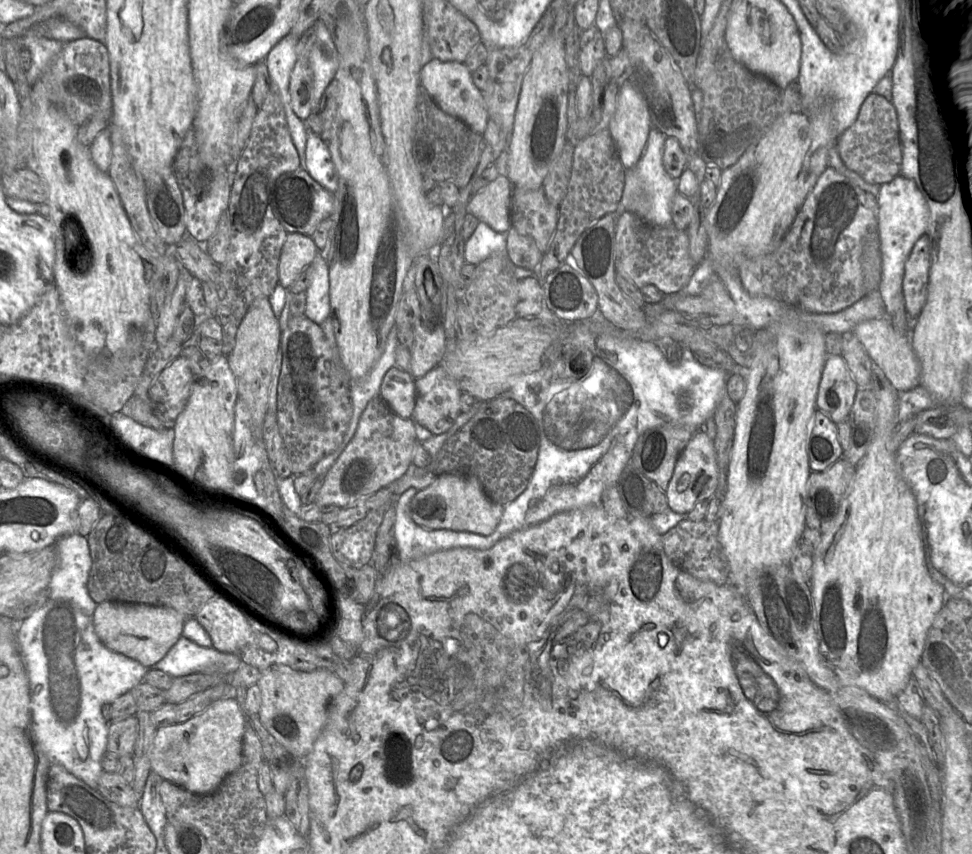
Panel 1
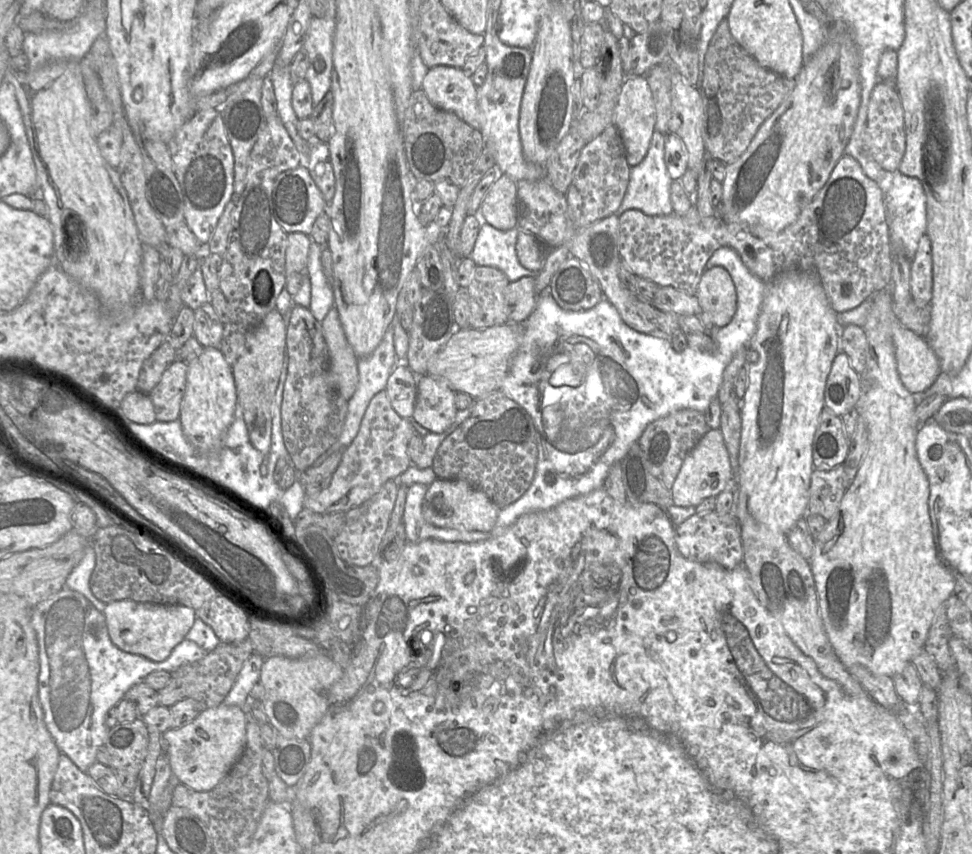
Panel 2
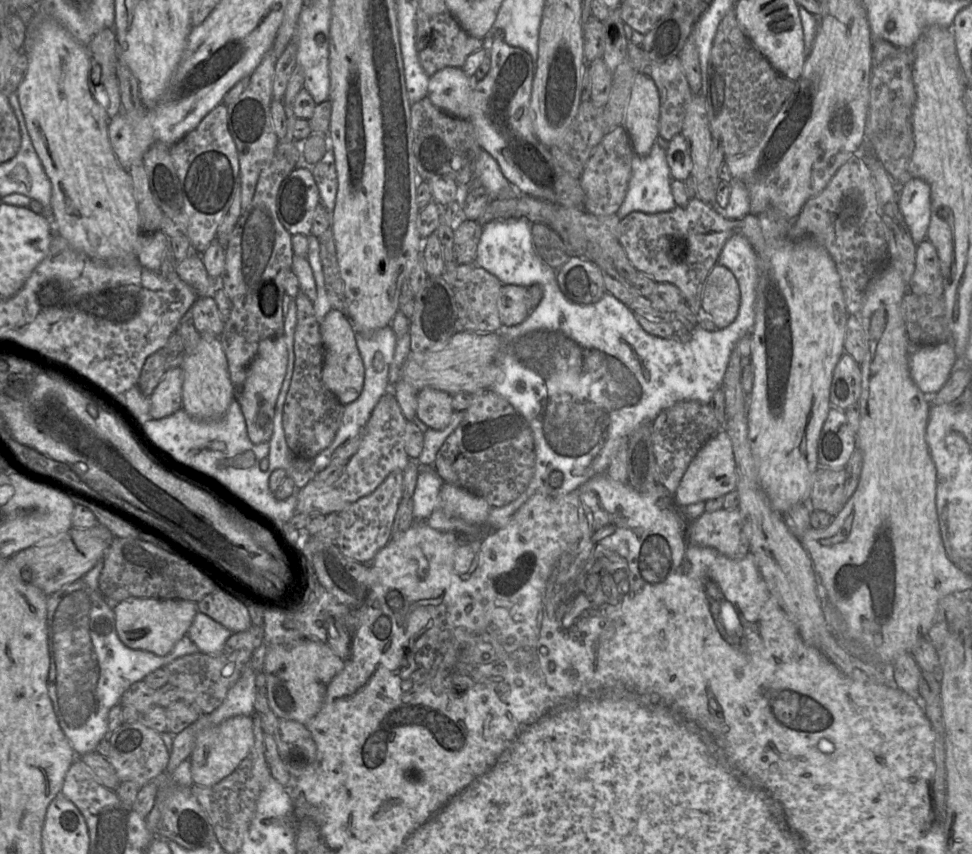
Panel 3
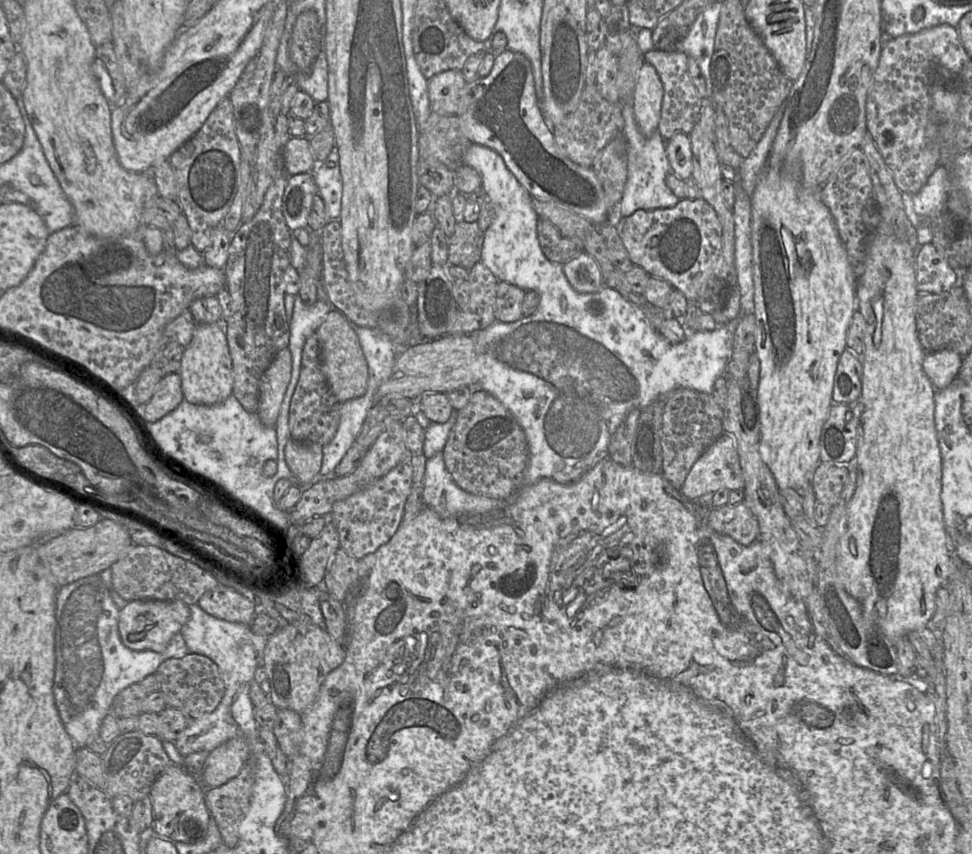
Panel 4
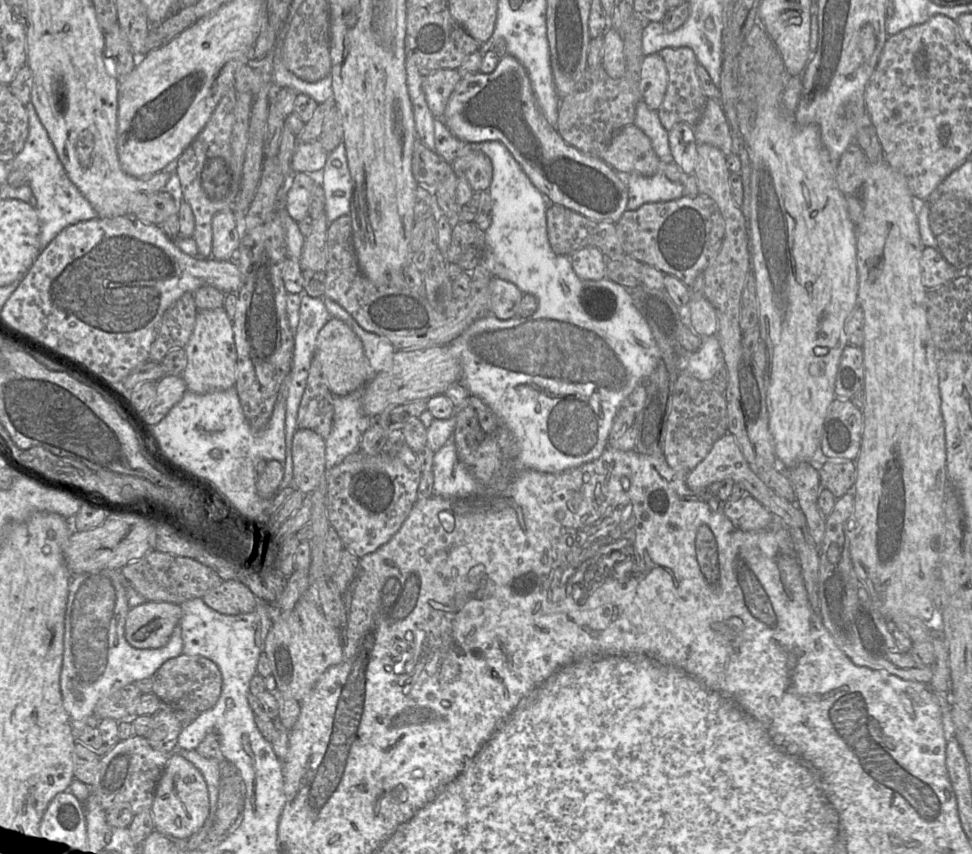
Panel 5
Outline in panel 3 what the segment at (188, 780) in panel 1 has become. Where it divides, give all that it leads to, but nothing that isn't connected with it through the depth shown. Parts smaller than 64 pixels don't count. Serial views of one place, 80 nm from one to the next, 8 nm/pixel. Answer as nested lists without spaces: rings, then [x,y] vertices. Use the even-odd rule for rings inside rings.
[[[235,716],[199,732],[190,756],[193,785],[212,787],[221,782],[247,757],[253,744],[252,717]]]

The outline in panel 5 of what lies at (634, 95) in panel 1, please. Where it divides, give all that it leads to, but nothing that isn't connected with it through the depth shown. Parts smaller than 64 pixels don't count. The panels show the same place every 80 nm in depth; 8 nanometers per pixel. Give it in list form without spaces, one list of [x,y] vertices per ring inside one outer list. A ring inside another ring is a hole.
[[[658,54],[645,56],[642,61],[639,86],[641,100],[652,110],[661,106],[668,84],[668,73],[662,57]]]

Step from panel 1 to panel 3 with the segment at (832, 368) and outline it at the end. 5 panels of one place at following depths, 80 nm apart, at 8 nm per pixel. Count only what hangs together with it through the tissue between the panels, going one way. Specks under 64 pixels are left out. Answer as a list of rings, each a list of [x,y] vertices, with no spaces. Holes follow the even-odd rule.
[[[848,353],[837,362],[830,385],[831,406],[845,411],[859,400],[861,394],[861,365]]]

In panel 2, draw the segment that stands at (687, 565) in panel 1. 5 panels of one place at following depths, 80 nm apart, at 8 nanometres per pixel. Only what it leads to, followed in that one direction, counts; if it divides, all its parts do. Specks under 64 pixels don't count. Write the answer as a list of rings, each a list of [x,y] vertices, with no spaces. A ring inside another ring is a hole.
[[[715,511],[695,514],[675,527],[675,543],[686,559],[699,563],[715,563],[727,570],[743,565],[743,542],[738,519],[734,513],[720,515]]]

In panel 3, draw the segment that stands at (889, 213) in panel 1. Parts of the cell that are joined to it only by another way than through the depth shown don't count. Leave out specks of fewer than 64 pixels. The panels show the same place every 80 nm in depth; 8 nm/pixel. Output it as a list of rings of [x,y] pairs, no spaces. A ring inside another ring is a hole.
[[[912,178],[899,187],[899,208],[917,246],[927,238],[931,218],[930,195],[930,186],[923,179]]]

